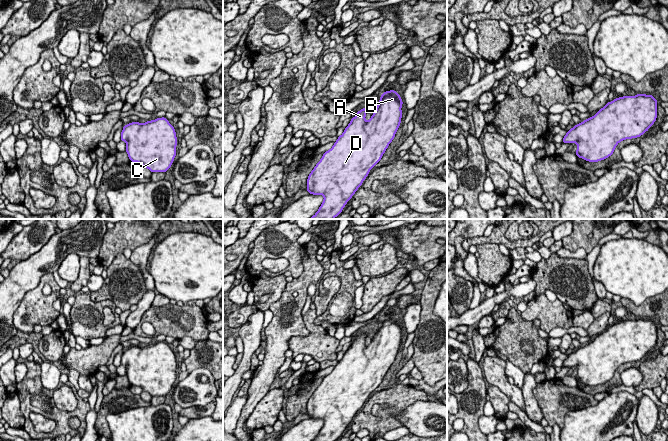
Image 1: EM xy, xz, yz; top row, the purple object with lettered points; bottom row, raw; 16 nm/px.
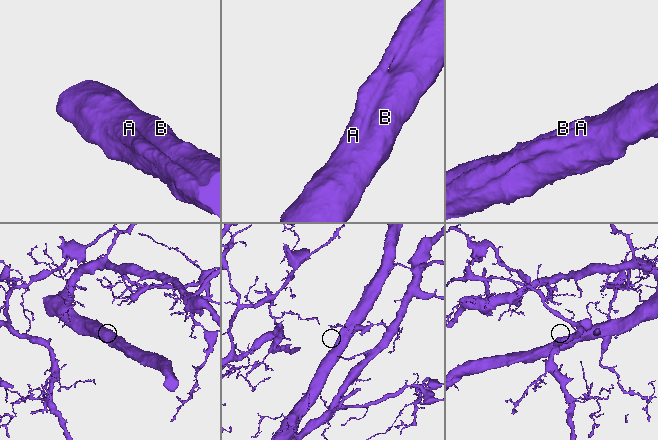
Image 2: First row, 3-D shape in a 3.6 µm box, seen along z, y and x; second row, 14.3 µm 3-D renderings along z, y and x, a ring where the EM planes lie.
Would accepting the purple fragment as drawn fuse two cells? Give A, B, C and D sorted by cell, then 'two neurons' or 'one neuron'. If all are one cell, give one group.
A B C D | one neuron

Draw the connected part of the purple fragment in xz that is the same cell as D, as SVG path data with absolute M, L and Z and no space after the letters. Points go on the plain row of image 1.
M394 314L384 316L370 344L365 344L367 332L358 335L333 371L323 378L307 403L309 418L324 420L323 427L312 441L336 441L342 436L394 363L401 346L402 328L399 317Z

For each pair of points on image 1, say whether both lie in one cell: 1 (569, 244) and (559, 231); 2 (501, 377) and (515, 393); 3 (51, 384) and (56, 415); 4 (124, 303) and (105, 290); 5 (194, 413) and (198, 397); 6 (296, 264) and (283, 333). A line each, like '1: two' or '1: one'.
1: two
2: one
3: two
4: one
5: two
6: two

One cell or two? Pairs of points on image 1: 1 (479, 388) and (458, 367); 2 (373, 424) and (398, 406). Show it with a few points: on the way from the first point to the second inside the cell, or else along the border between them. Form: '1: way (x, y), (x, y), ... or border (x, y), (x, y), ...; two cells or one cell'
1: border (465, 362), (468, 386), (457, 393); two cells
2: way (370, 412), (370, 405), (376, 399), (386, 399); one cell

